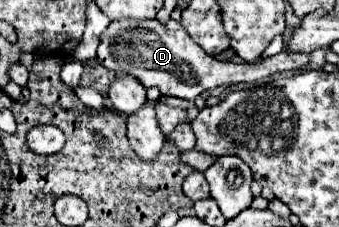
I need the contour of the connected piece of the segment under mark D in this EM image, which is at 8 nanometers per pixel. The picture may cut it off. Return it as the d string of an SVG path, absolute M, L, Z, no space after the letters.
M120 19L112 21L100 35L100 63L116 73L116 75L136 75L136 79L144 87L158 87L162 95L196 99L200 93L214 89L218 85L236 85L236 83L252 83L274 73L302 69L308 63L308 55L304 53L288 53L282 51L274 57L260 59L256 63L224 63L204 53L184 31L184 27L176 21L160 23L152 21L136 21L136 19Z

